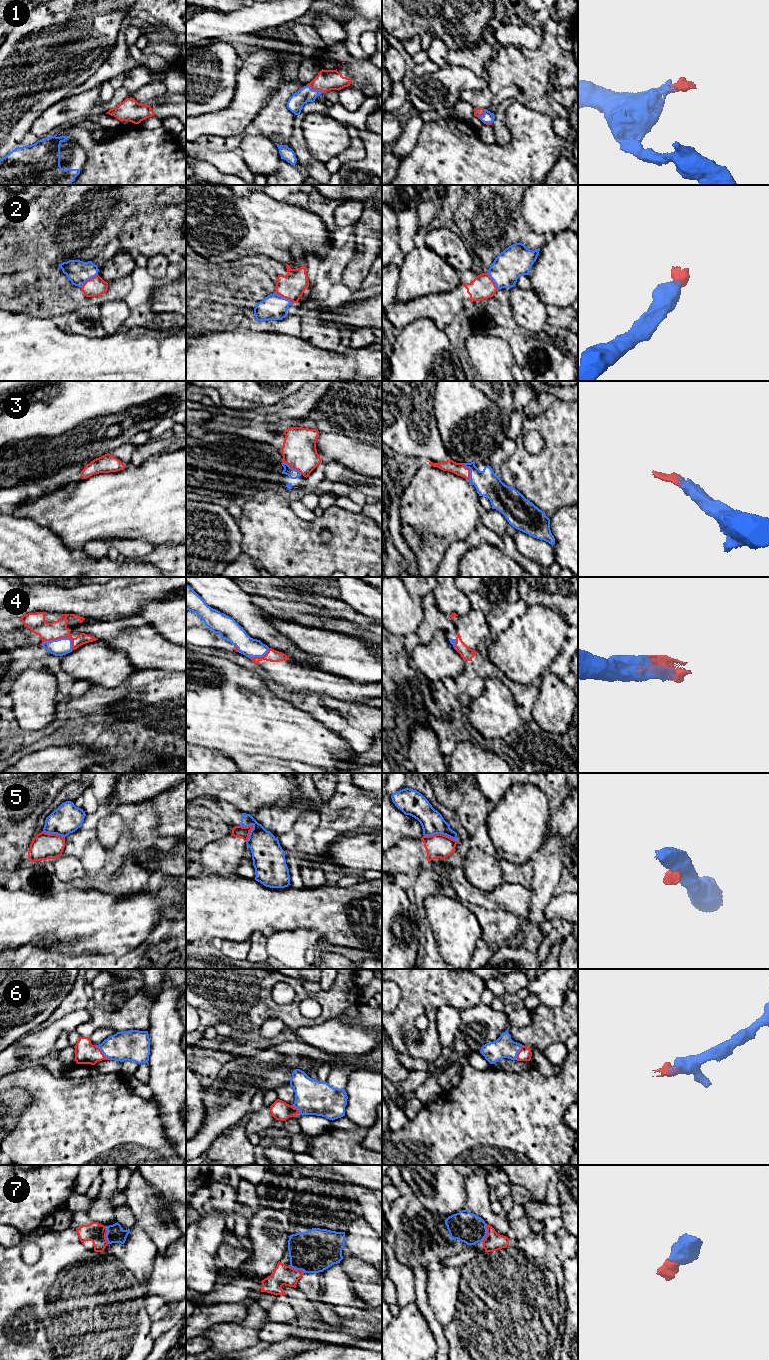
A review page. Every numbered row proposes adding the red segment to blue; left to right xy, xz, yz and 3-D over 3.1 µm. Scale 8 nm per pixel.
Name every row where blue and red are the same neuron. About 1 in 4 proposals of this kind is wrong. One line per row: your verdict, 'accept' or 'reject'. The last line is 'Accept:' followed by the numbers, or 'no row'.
1: accept
2: accept
3: accept
4: accept
5: reject
6: accept
7: accept
Accept: 1, 2, 3, 4, 6, 7

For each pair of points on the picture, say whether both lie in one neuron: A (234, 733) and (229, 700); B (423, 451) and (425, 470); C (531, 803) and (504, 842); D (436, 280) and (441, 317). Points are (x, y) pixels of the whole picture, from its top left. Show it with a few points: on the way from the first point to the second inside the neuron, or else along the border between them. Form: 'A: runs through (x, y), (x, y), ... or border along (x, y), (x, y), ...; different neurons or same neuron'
A: runs through (229, 725), (229, 708); same neuron
B: border along (426, 460), (421, 462); different neurons
C: runs through (522, 813), (518, 828), (514, 832); same neuron
D: border along (459, 284), (448, 291), (435, 292), (415, 298); different neurons

